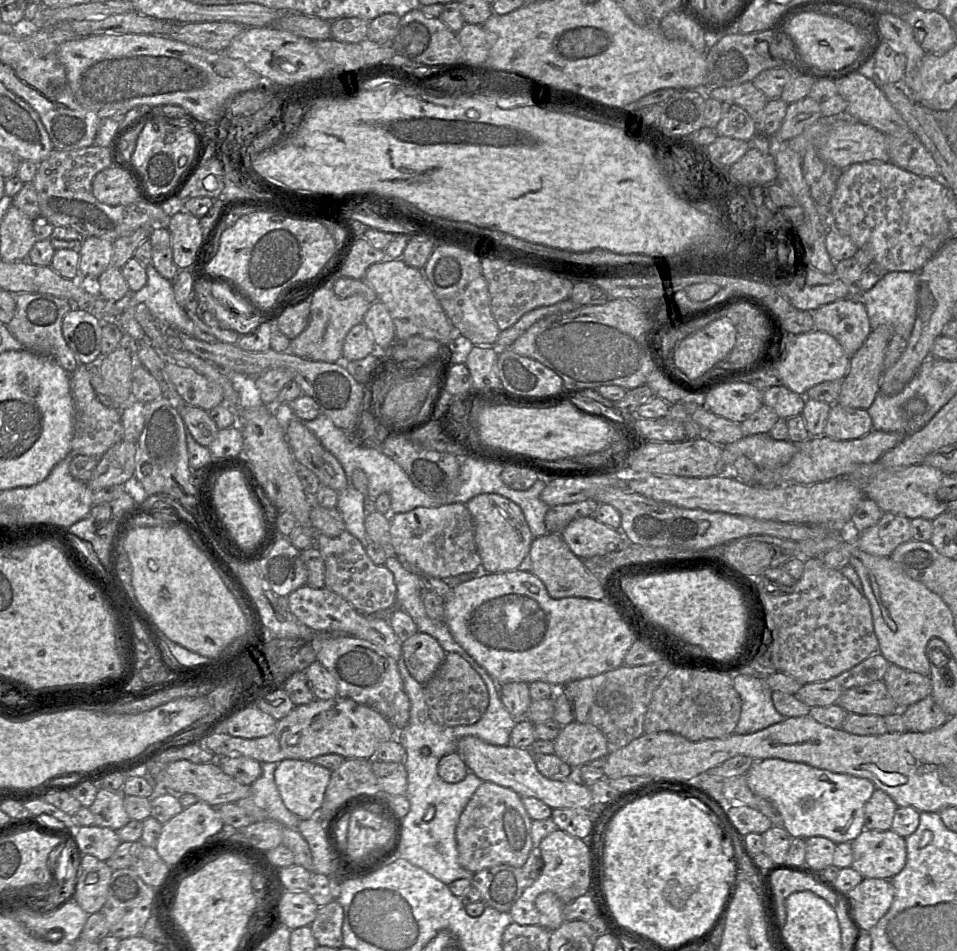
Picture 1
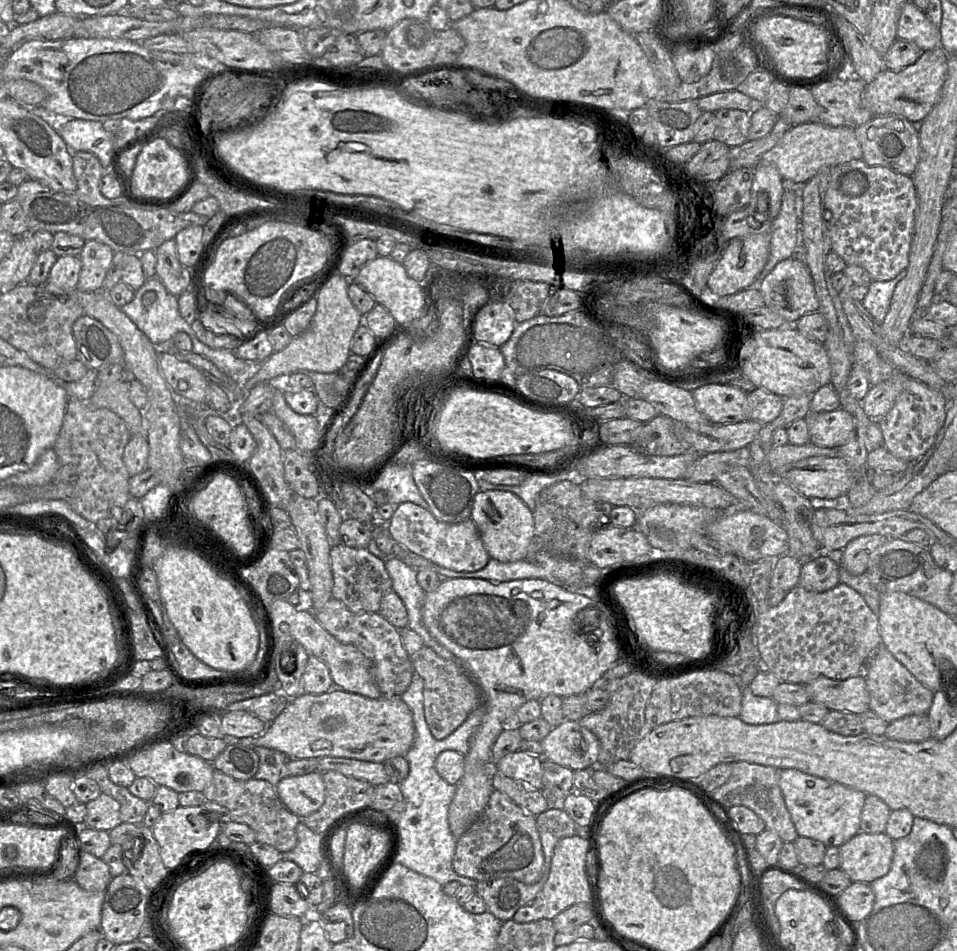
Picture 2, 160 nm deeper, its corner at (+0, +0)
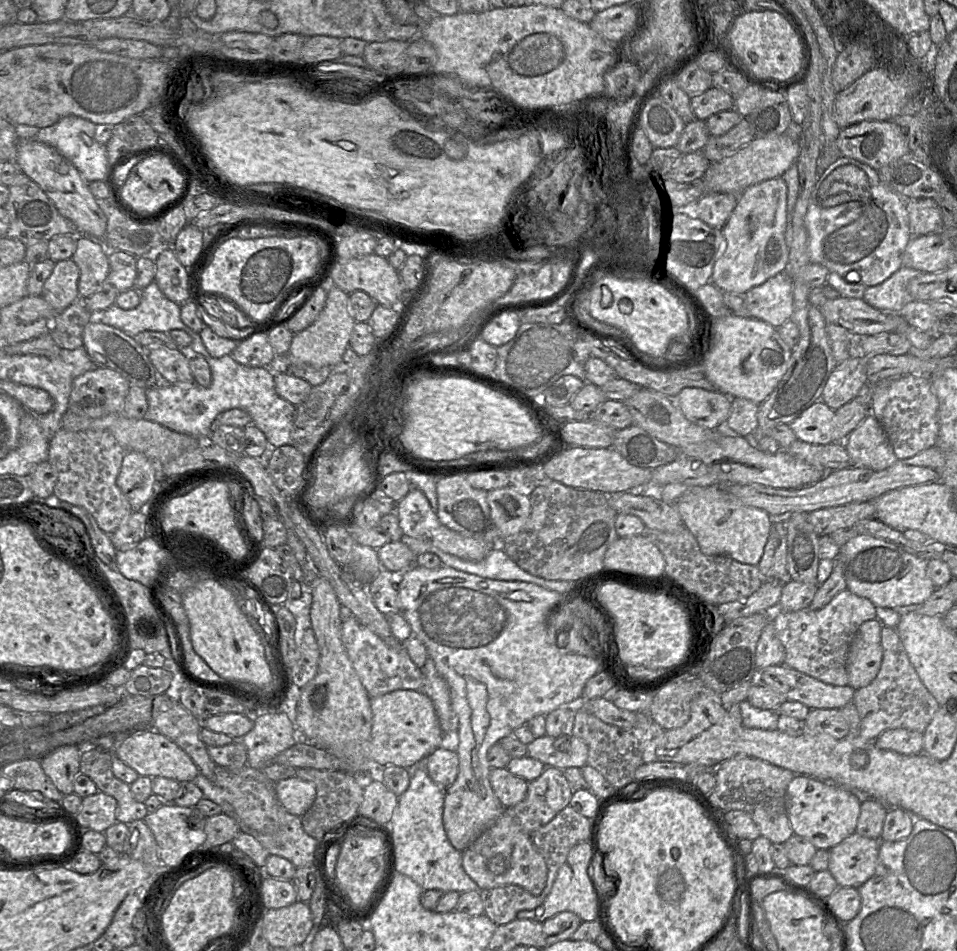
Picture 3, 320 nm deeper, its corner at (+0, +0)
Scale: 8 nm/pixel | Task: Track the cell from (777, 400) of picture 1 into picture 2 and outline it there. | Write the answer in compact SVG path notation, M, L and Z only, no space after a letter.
M755 388L747 393L749 419L763 425L774 420L783 407L783 397L764 388Z

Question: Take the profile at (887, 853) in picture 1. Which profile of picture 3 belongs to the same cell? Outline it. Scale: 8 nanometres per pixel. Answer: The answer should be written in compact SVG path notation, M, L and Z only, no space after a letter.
M855 832L829 850L828 871L839 887L858 888L874 875L880 843Z

